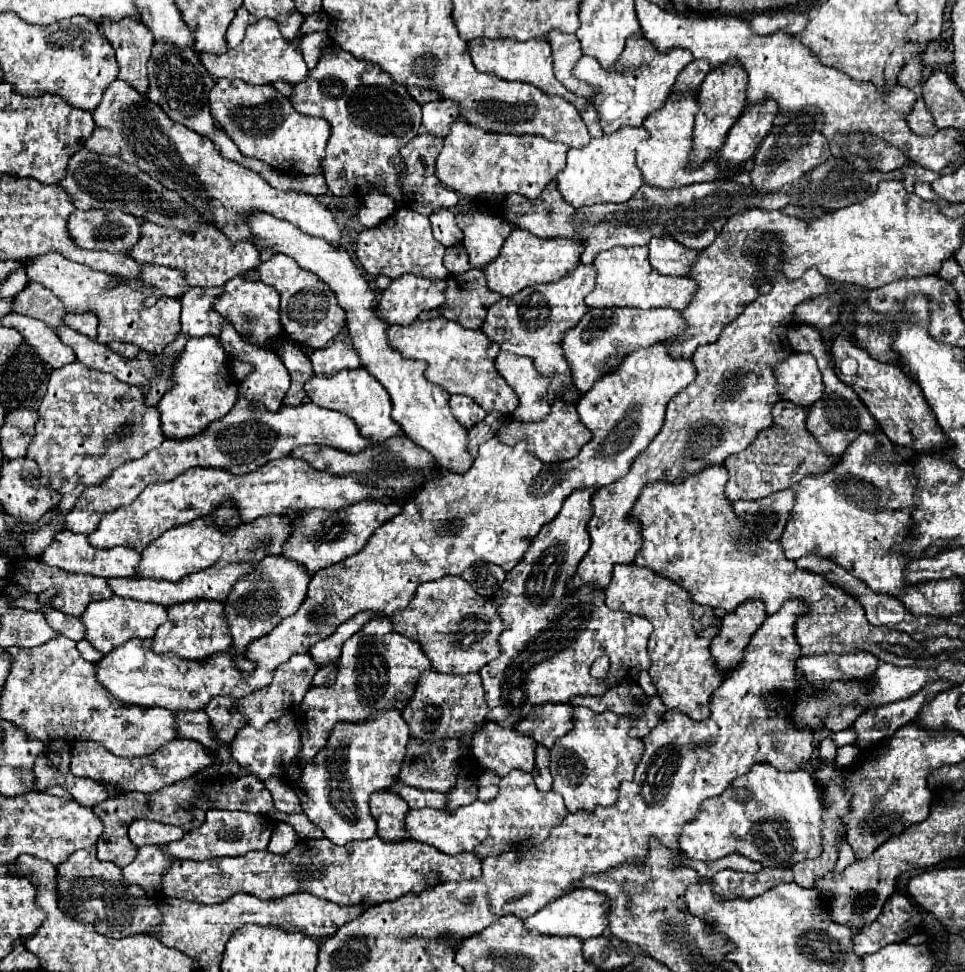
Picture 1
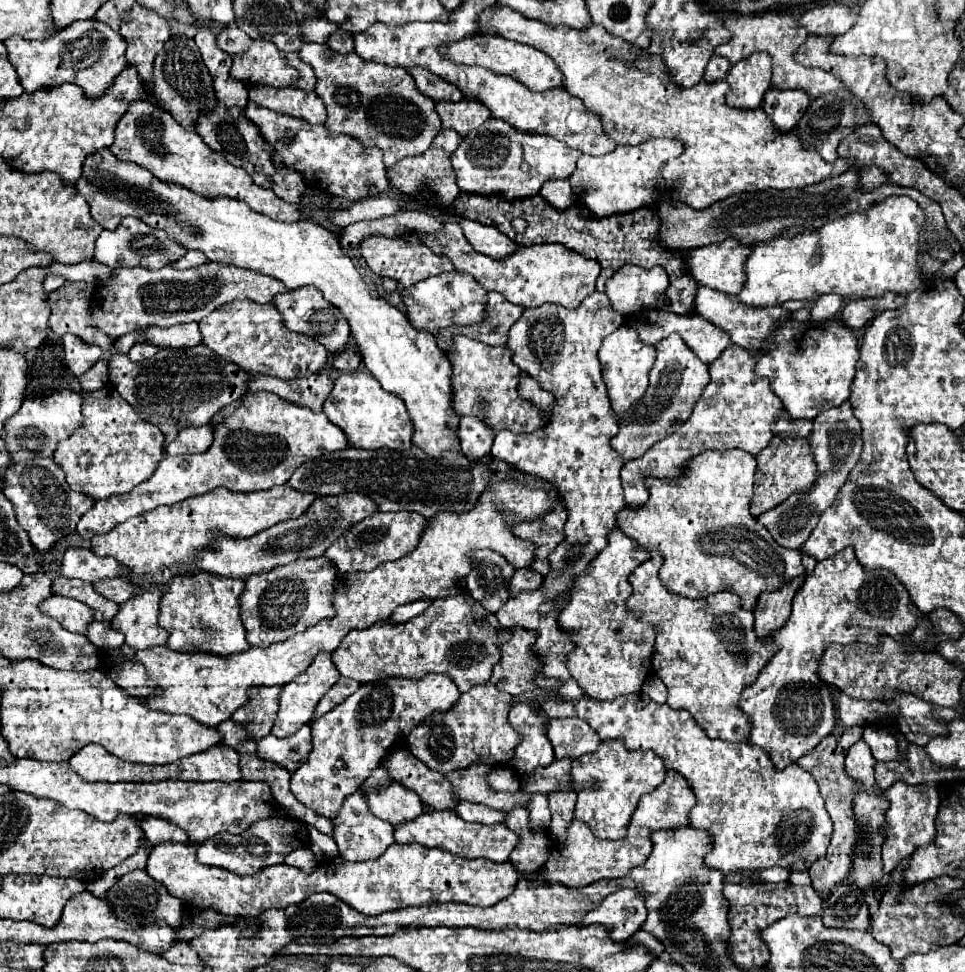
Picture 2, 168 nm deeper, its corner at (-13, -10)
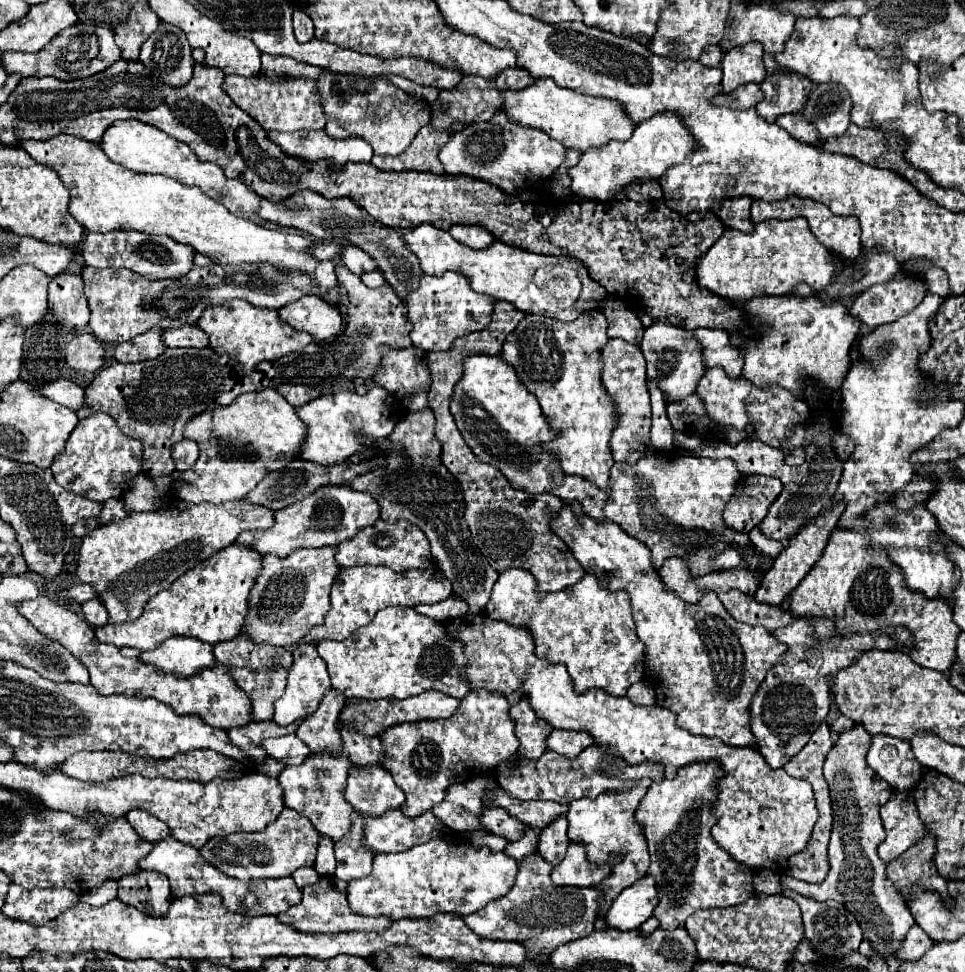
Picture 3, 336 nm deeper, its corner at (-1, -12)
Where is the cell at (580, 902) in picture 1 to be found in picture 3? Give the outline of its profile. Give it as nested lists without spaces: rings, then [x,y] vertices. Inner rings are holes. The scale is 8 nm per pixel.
[[[641,877],[633,885],[625,887],[613,899],[603,919],[607,927],[619,929],[619,931],[631,931],[651,917],[655,905],[657,905],[655,881],[651,877]]]

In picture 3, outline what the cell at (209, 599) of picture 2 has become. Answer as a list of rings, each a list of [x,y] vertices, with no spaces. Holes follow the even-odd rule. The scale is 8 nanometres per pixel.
[[[233,543],[177,577],[169,589],[151,597],[135,623],[95,627],[95,637],[101,643],[111,643],[115,647],[129,645],[141,651],[151,651],[169,637],[195,637],[209,645],[235,639],[247,615],[247,597],[259,569],[261,557],[253,549],[249,551],[249,547]]]

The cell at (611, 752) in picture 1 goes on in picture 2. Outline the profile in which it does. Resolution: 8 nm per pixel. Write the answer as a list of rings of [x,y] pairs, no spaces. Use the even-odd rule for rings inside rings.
[[[603,741],[595,753],[573,761],[571,775],[577,785],[575,819],[583,821],[599,839],[627,837],[627,825],[641,795],[651,793],[665,779],[665,765],[651,751],[627,751],[623,741]]]

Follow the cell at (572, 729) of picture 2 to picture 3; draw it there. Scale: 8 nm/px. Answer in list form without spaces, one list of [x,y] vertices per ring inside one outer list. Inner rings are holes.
[[[553,729],[551,735],[547,737],[547,749],[561,753],[565,757],[577,757],[583,749],[587,749],[591,745],[593,745],[591,735],[585,735],[583,731]]]

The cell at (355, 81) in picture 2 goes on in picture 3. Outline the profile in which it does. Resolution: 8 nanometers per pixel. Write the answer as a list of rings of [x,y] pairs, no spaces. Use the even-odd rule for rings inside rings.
[[[323,69],[321,77],[317,79],[317,93],[327,115],[325,133],[333,139],[361,137],[373,147],[375,155],[401,155],[413,143],[417,131],[429,123],[431,115],[429,103],[407,95],[387,77],[371,77],[369,89],[359,91],[355,89],[355,75]]]

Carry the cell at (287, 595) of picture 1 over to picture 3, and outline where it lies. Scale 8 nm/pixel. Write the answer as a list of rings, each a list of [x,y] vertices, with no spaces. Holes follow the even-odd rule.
[[[335,547],[299,549],[287,559],[265,555],[263,567],[249,593],[249,613],[243,619],[241,633],[253,643],[289,645],[307,635],[311,627],[321,625],[329,611],[331,583],[341,571],[335,563],[335,551]]]

